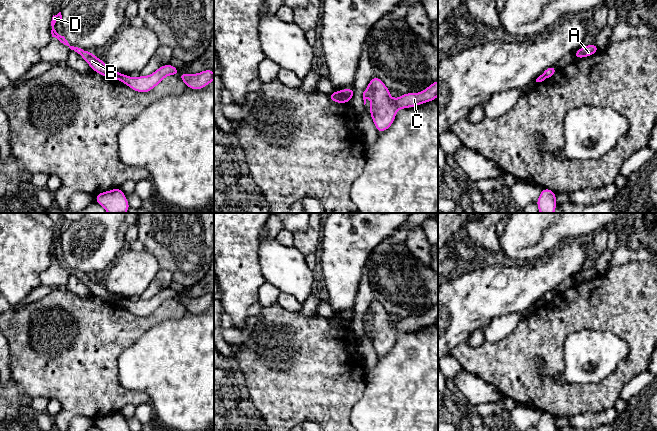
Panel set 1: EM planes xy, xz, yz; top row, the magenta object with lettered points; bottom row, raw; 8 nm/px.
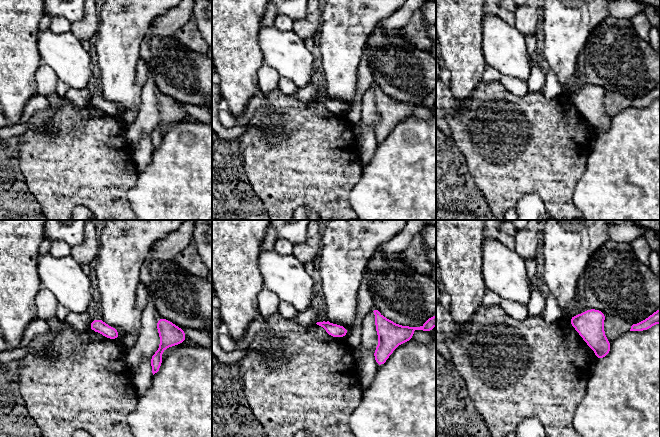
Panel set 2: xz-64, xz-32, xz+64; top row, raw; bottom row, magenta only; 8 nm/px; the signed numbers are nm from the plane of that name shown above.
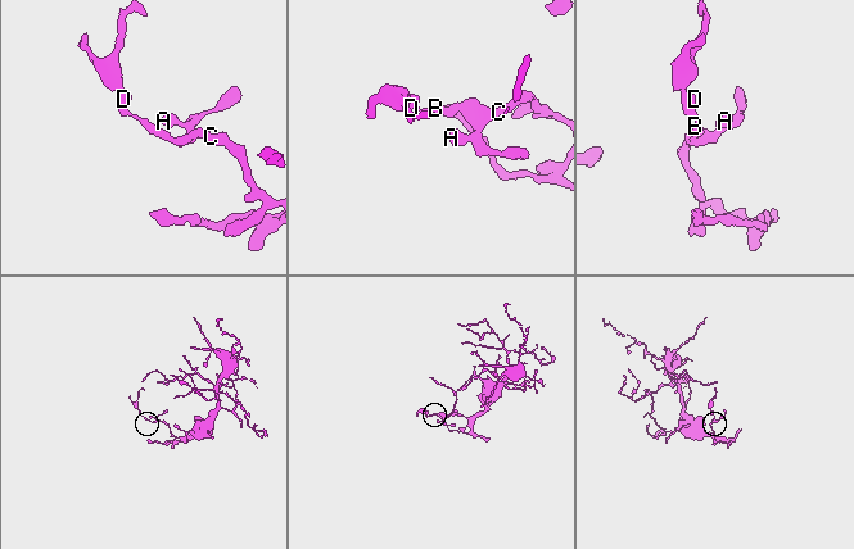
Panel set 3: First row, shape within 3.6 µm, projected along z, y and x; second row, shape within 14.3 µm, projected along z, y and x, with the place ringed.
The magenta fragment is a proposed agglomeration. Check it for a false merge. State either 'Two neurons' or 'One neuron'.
Two neurons

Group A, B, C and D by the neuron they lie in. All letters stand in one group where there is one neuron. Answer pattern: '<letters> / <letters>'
A C / B D

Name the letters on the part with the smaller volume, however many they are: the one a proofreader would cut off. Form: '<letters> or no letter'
B, D

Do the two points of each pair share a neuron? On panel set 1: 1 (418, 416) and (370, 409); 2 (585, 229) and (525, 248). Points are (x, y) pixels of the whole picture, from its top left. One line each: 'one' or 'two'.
1: one
2: one

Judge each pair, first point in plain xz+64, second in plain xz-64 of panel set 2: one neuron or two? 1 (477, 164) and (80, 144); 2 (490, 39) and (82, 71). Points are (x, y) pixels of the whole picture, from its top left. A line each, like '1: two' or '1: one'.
1: one
2: one

